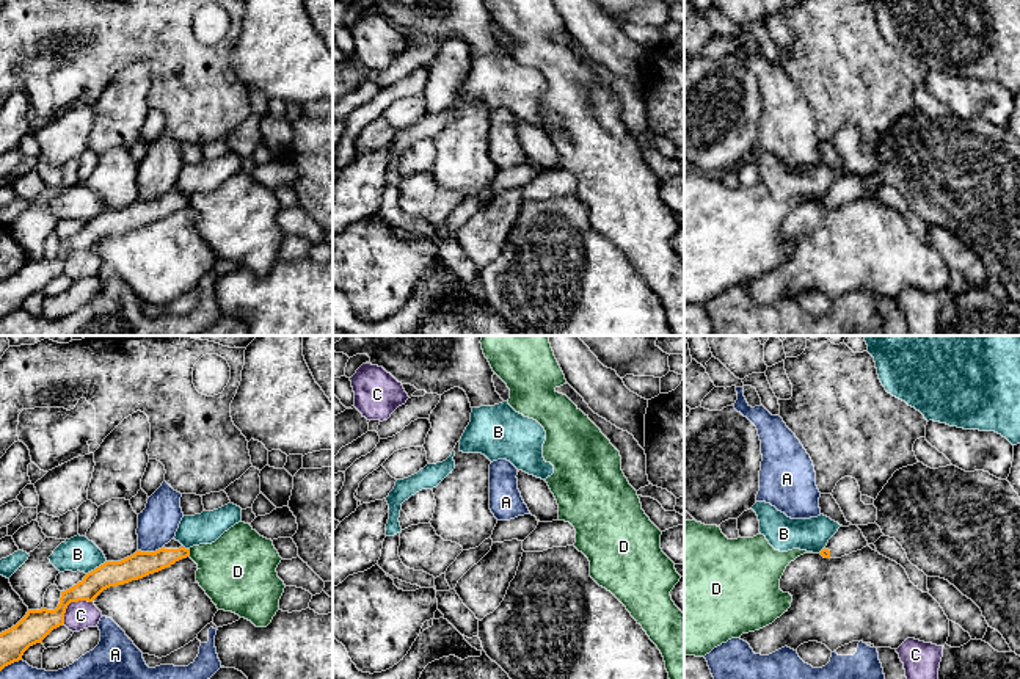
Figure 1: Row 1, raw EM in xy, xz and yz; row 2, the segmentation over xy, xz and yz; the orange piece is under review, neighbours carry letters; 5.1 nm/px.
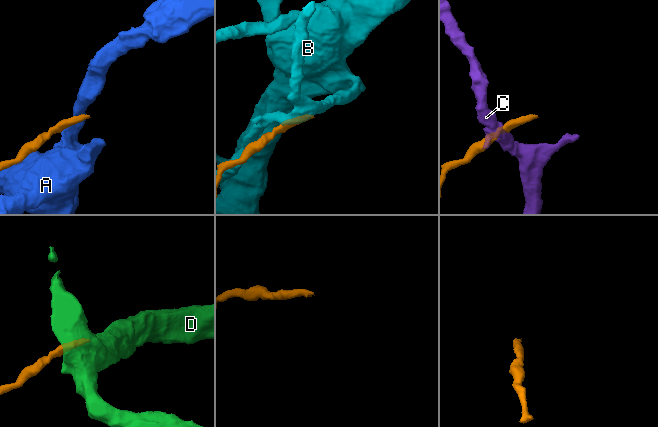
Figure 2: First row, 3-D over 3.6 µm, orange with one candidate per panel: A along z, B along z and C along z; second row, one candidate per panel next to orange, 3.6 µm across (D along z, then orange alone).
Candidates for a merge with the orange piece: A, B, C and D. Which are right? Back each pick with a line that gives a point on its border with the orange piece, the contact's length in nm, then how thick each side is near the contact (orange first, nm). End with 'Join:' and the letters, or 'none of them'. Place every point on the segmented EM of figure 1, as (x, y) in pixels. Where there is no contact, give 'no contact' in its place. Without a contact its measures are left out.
Join: none of them

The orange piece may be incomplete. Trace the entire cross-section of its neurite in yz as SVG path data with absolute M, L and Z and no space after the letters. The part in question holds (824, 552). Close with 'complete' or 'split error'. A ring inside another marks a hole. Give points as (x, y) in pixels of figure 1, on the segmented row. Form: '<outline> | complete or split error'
M841 525L819 554L824 558L841 558L852 552L862 550L866 546L869 544L857 525Z | split error

